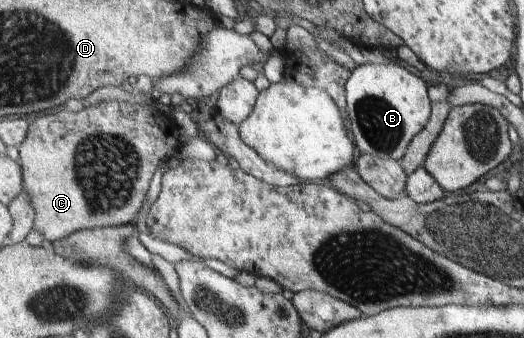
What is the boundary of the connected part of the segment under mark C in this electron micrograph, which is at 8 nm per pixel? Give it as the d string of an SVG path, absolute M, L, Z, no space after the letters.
M147 100L139 103L105 101L85 107L81 112L73 112L66 107L56 114L36 118L18 151L24 185L36 210L35 229L44 235L44 244L49 245L86 228L133 223L146 201L150 179L158 171L160 163L179 153L182 147L180 136L171 114L158 111Z

